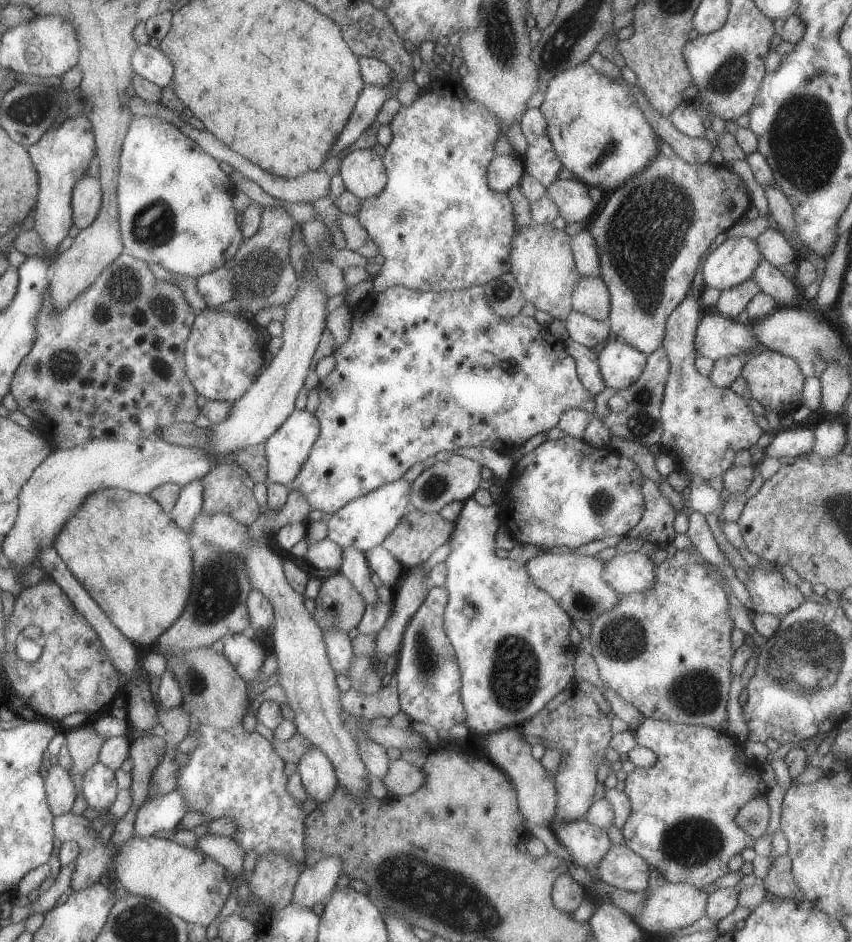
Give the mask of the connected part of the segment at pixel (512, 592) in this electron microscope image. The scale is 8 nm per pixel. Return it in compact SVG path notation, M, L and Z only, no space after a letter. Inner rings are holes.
M473 497L462 501L463 506L454 522L453 536L448 540L451 554L444 560L447 604L443 613L443 628L459 666L460 698L471 732L484 736L513 728L534 714L573 681L575 649L569 640L572 620L557 603L529 580L524 564L495 556L495 532L501 524L499 505L484 507Z

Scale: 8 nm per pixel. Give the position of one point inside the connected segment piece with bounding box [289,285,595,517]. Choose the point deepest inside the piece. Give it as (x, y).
(405, 386)

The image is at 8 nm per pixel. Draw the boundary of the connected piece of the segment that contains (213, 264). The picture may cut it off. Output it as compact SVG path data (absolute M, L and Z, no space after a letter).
M137 116L129 120L117 175L117 218L124 252L147 265L160 264L168 272L191 278L222 267L226 260L233 258L242 241L235 220L235 197L229 175L219 168L218 161L173 124L158 116Z

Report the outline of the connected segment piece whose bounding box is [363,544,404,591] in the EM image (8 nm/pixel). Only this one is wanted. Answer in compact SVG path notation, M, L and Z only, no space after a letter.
M380 544L363 552L363 556L365 556L371 572L377 575L381 584L394 591L403 575L404 569L401 564L396 562L395 558Z

